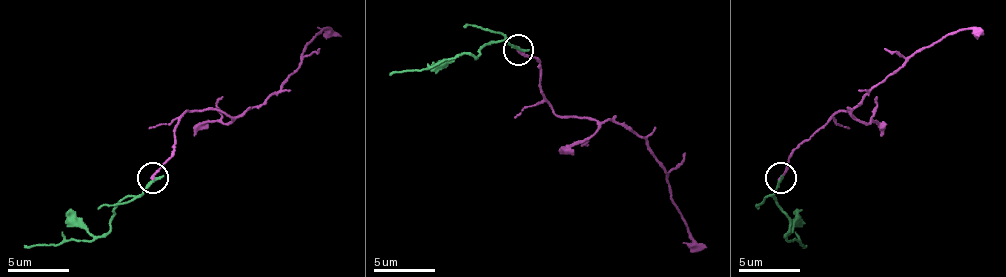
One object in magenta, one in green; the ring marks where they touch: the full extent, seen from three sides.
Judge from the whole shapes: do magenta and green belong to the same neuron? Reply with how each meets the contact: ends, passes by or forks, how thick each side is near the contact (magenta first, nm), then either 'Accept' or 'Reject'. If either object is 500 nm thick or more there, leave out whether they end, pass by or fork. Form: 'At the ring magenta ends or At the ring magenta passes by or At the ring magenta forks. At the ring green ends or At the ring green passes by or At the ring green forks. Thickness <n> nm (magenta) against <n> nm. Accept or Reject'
At the ring magenta ends. At the ring green ends. Thickness 220 nm (magenta) against 280 nm. Reject

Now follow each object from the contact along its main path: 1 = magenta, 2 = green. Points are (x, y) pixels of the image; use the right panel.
1: (782, 177), (791, 155), (840, 112), (852, 115), (901, 66), (947, 35), (966, 29), (978, 35)
2: (782, 180), (772, 198), (788, 229), (785, 235), (806, 247)

